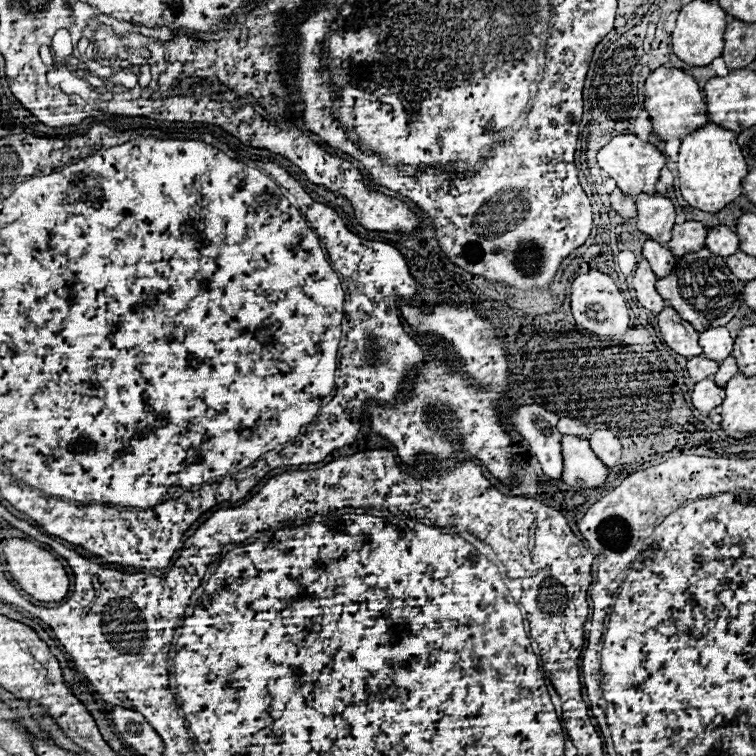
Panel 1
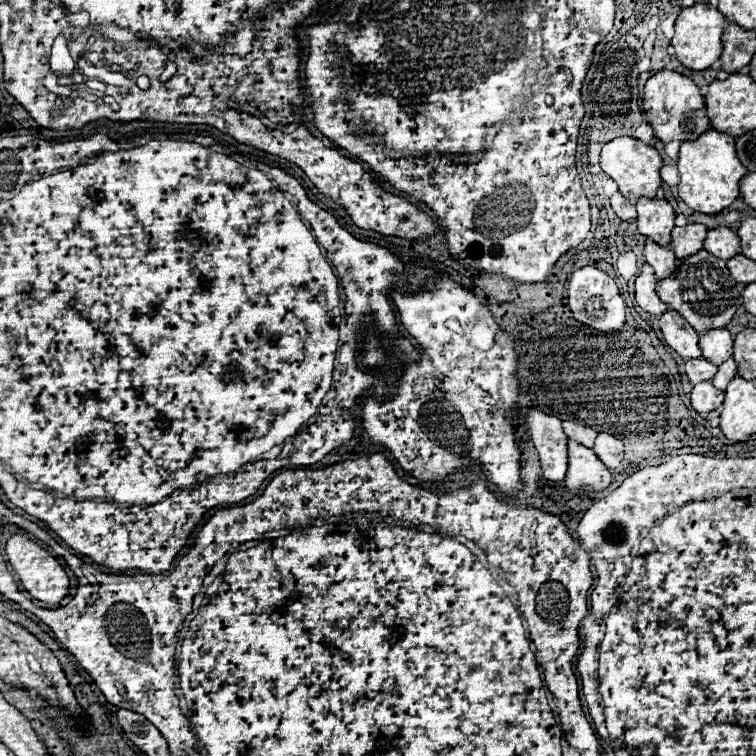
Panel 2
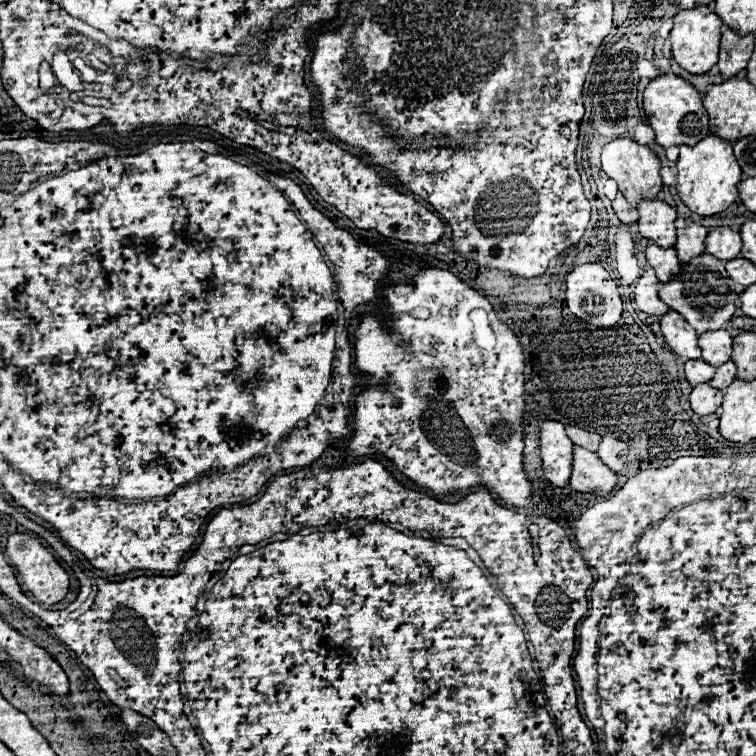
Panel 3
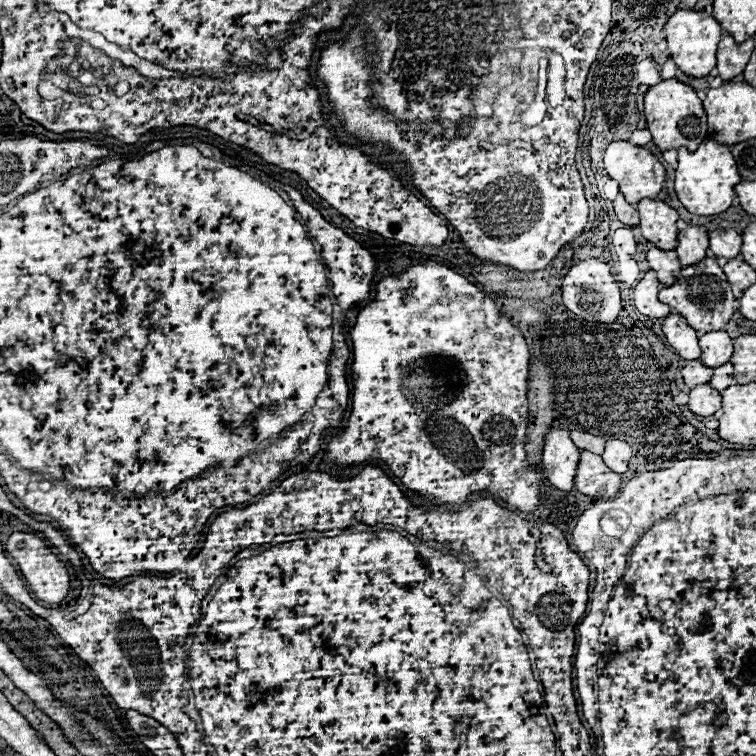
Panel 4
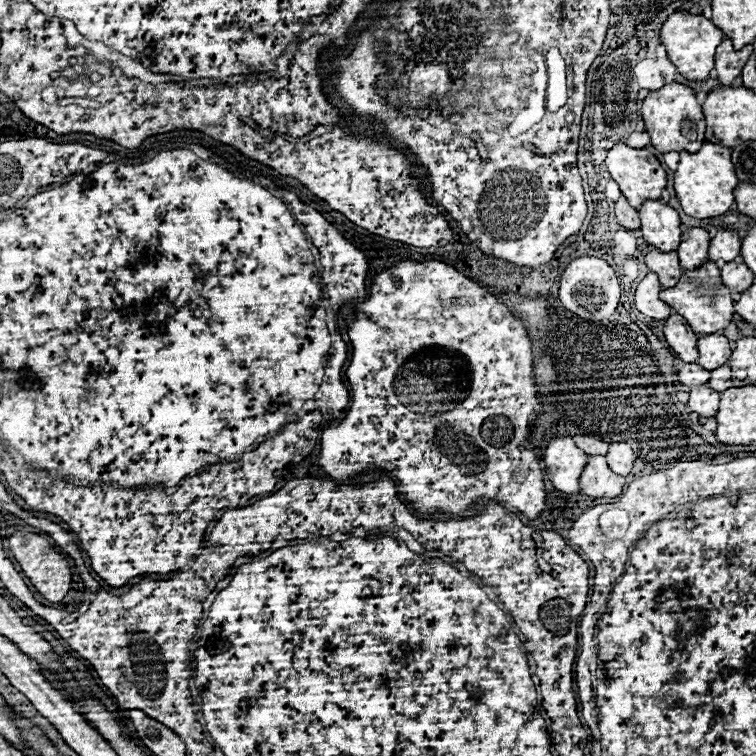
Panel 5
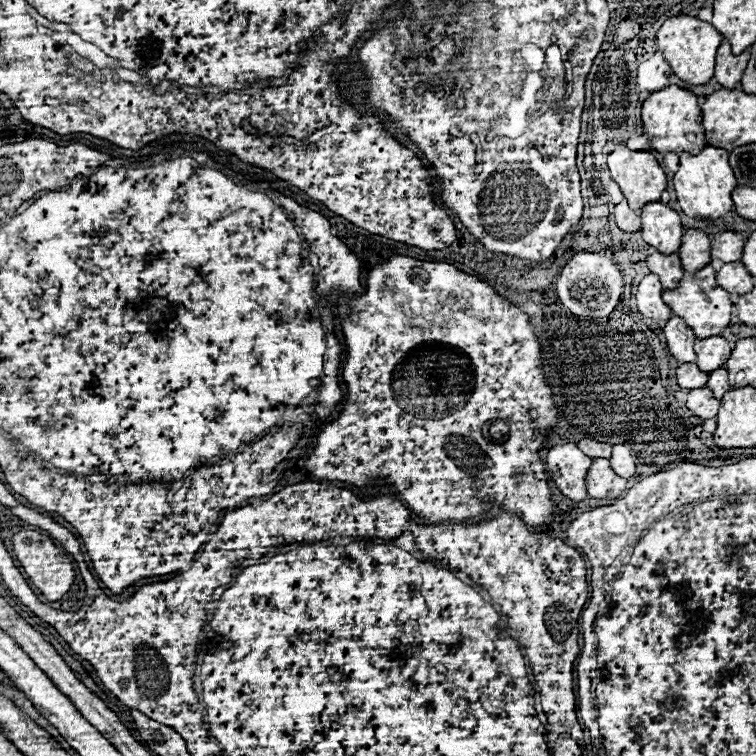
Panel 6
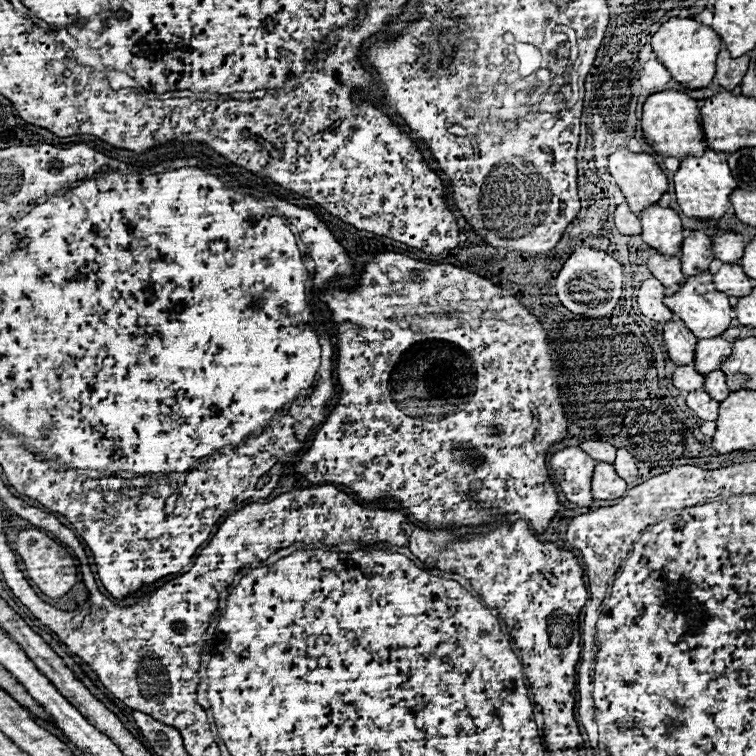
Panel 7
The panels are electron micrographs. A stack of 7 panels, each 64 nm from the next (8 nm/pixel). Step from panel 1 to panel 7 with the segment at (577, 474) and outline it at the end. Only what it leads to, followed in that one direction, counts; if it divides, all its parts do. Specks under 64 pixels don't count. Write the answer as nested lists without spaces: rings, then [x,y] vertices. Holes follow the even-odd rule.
[[[598,462],[592,474],[592,496],[596,500],[614,500],[626,494],[628,484],[614,472],[614,466],[608,462]]]

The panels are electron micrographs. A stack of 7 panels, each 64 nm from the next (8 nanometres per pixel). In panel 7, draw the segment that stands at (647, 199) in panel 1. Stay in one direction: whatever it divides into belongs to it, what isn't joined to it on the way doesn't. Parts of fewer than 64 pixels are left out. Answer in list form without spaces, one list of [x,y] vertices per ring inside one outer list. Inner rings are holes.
[[[652,204],[640,212],[642,220],[642,238],[650,248],[656,248],[660,254],[678,254],[682,246],[682,224],[680,216],[672,208],[662,208]]]

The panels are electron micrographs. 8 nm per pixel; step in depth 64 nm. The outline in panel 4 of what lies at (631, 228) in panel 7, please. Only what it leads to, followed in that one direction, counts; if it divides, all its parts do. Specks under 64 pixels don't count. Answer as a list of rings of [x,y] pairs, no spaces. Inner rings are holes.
[[[622,194],[614,200],[614,210],[616,210],[616,216],[618,216],[618,220],[622,224],[626,224],[626,226],[636,226],[638,224],[638,210],[636,210],[636,206],[628,204]]]

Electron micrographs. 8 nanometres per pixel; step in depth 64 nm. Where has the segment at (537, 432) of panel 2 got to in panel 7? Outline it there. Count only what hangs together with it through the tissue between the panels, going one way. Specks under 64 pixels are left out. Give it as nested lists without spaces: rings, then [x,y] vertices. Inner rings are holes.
[[[576,446],[556,450],[550,456],[550,470],[556,484],[560,486],[564,496],[578,506],[592,504],[590,476],[594,472],[594,462],[596,460],[592,460]]]

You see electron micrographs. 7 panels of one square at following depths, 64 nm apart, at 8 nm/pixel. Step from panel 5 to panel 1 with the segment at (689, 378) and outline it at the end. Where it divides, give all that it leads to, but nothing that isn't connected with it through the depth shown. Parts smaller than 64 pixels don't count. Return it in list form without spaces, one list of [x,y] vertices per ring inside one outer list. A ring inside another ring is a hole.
[[[696,356],[696,358],[690,358],[688,360],[688,372],[692,376],[694,382],[700,382],[702,378],[710,378],[718,372],[718,362],[710,360],[710,358],[704,358],[704,356]]]

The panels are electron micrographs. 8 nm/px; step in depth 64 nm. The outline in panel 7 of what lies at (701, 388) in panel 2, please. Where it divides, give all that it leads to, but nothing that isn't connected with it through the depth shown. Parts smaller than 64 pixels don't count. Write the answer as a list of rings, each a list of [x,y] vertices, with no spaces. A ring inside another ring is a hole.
[[[696,390],[696,392],[690,392],[686,396],[686,406],[692,412],[696,412],[702,420],[716,420],[718,418],[718,406],[720,406],[720,402],[712,400],[708,392]]]

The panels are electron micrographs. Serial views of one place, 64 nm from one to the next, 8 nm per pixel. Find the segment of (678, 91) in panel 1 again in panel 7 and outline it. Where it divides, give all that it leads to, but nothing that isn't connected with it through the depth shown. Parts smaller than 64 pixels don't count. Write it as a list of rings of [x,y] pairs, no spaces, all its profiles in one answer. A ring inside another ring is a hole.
[[[662,90],[650,94],[648,100],[644,102],[640,122],[642,122],[644,138],[654,148],[654,152],[662,156],[682,158],[682,154],[702,154],[702,150],[706,150],[706,140],[700,124],[700,110],[696,106],[696,100],[684,92]]]

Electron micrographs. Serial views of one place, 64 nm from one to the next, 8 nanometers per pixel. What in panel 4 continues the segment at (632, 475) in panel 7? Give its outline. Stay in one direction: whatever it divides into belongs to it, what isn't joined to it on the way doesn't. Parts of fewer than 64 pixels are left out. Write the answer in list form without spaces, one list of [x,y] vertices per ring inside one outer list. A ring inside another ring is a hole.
[[[606,440],[606,446],[604,446],[604,452],[602,452],[602,458],[606,462],[606,466],[610,466],[616,474],[624,474],[628,470],[628,460],[632,456],[632,448],[622,442],[622,440]]]

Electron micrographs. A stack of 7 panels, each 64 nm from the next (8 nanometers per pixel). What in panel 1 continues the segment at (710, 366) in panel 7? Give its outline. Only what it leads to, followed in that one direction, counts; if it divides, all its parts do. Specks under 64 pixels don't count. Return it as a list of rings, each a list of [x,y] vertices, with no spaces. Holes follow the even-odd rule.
[[[716,326],[700,332],[700,346],[704,348],[704,356],[716,362],[722,362],[732,354],[734,338],[730,336],[726,326]]]

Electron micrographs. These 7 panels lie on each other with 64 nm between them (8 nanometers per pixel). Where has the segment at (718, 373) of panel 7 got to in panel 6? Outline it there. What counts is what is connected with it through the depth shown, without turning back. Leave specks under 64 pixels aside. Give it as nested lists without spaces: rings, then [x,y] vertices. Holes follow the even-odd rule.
[[[718,368],[718,370],[710,372],[710,378],[708,378],[706,386],[710,386],[710,390],[714,390],[716,398],[722,398],[722,394],[726,394],[726,390],[732,388],[728,384],[728,370],[726,368]]]

